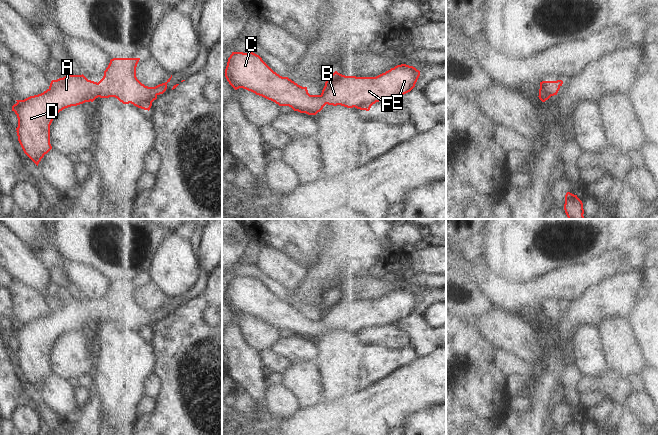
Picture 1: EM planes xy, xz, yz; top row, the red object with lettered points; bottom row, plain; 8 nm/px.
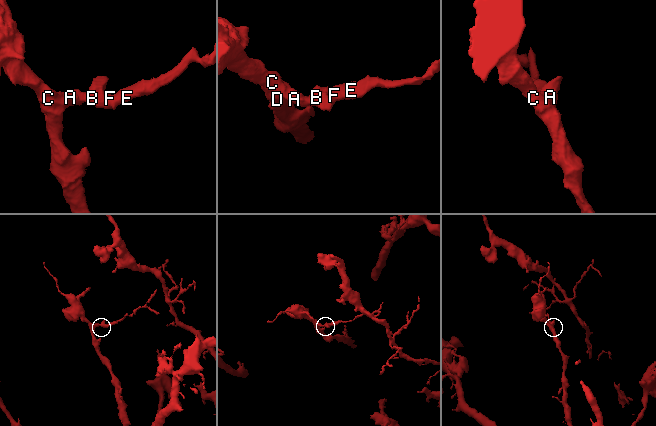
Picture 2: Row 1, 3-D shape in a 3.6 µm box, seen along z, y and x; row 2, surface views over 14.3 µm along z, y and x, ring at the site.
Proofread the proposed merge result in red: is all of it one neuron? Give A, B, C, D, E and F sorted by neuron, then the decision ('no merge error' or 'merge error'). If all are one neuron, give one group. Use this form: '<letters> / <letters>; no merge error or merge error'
A B C D E F; no merge error

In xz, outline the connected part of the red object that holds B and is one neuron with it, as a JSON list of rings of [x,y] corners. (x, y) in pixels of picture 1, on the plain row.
[[[232,276],[225,293],[225,301],[235,314],[246,313],[308,339],[316,339],[326,328],[369,335],[376,326],[410,316],[419,300],[419,294],[406,288],[376,301],[345,300],[335,295],[320,319],[310,319],[307,311],[280,300],[253,276]]]

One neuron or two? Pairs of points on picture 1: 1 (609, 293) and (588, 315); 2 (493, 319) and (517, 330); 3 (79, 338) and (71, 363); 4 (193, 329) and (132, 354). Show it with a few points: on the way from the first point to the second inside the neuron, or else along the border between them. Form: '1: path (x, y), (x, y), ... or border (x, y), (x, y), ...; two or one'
1: path (604, 298), (592, 310); one
2: path (499, 325), (504, 330), (511, 330); one
3: path (79, 344), (71, 357); one
4: border (149, 334), (149, 340), (157, 357), (156, 368); two

